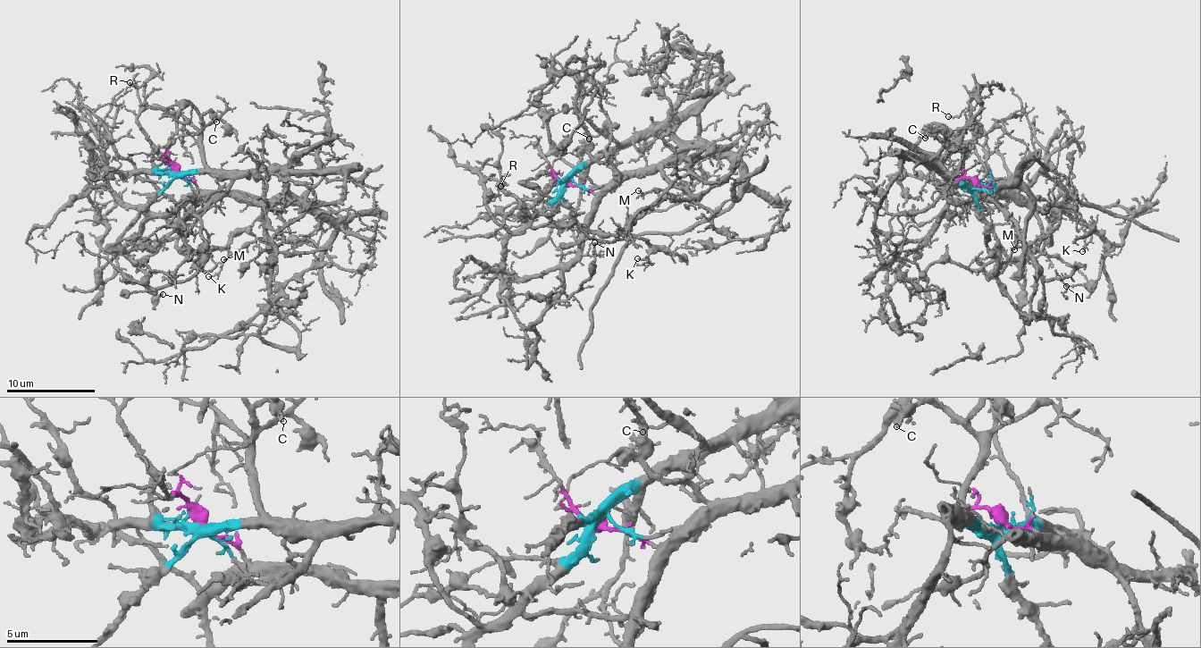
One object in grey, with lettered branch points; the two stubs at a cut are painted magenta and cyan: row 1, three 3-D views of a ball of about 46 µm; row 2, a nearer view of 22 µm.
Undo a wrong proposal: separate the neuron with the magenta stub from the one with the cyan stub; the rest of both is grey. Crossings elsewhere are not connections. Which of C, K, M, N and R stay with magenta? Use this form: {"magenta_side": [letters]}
{"magenta_side": ["K", "M", "N"]}

